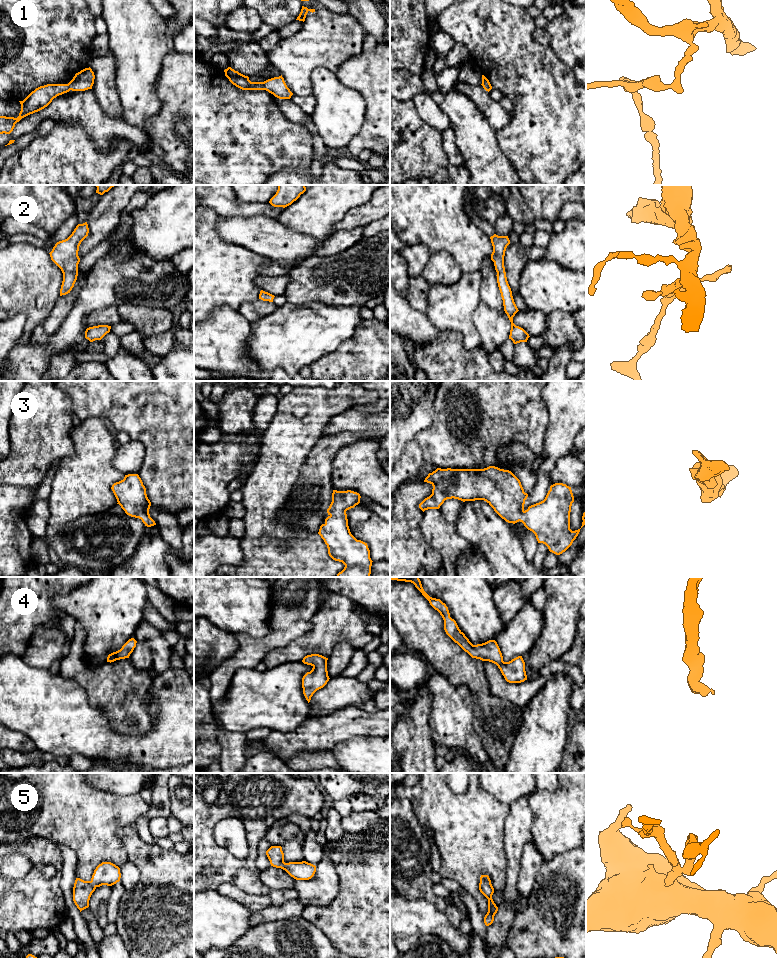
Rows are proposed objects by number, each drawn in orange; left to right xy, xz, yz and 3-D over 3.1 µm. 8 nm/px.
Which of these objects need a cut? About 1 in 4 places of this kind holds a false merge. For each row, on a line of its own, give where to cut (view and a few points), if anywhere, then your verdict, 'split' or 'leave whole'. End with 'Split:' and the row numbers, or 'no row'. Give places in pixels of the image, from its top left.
1: no cut | leave whole
2: no cut | leave whole
3: no cut | leave whole
4: no cut | leave whole
5: no cut | leave whole
Split: no row

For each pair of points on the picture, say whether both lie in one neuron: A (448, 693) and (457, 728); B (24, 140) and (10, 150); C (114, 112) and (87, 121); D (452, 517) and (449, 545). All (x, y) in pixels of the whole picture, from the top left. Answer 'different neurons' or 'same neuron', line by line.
A: same neuron
B: same neuron
C: different neurons
D: different neurons

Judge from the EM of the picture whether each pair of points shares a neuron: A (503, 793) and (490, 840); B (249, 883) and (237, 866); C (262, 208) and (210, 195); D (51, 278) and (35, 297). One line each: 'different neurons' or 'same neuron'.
A: different neurons
B: same neuron
C: same neuron
D: same neuron

